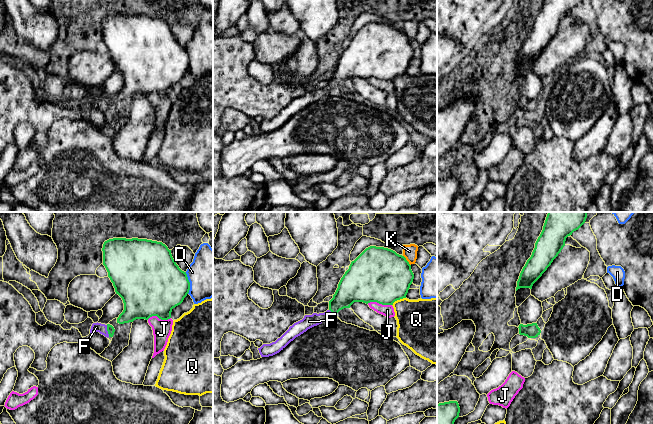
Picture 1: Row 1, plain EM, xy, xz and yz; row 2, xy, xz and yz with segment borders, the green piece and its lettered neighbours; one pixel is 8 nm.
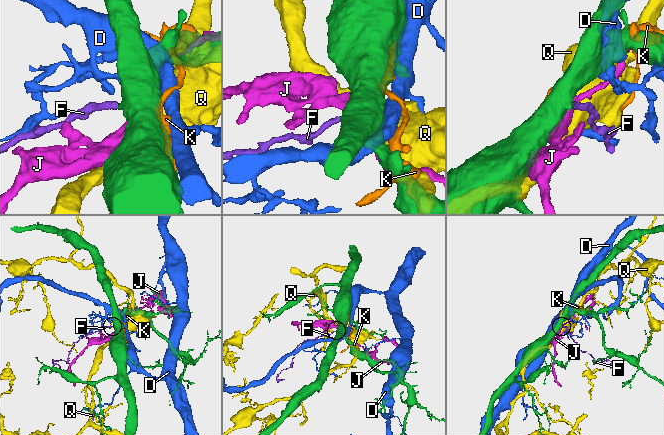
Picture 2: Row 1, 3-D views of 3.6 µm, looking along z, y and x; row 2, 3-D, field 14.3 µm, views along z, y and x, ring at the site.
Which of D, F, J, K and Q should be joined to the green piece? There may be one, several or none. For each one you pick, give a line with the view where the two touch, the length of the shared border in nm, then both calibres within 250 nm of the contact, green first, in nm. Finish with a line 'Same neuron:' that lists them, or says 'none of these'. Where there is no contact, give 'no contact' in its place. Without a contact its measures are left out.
F: contact in xy; length 100 nm; calibres 60 and 80 nm
Same neuron: F

